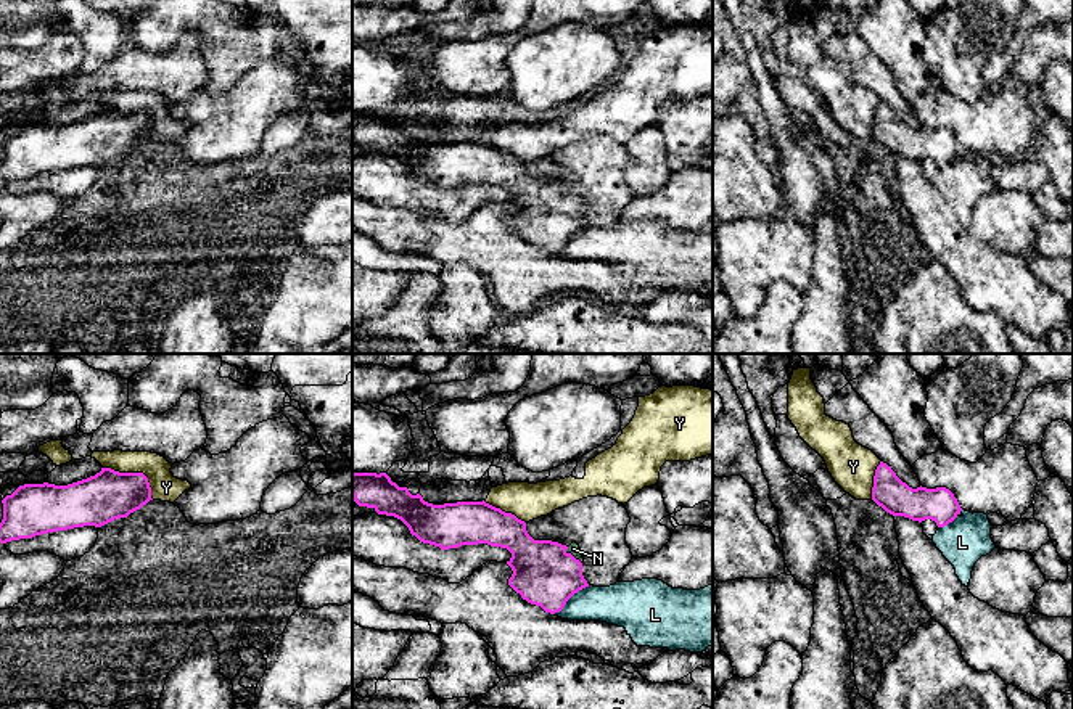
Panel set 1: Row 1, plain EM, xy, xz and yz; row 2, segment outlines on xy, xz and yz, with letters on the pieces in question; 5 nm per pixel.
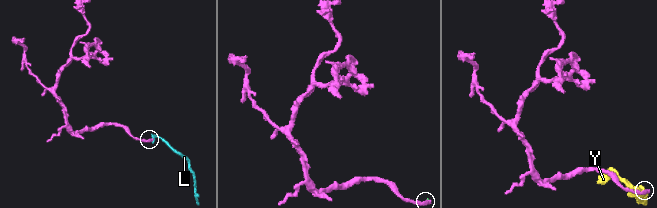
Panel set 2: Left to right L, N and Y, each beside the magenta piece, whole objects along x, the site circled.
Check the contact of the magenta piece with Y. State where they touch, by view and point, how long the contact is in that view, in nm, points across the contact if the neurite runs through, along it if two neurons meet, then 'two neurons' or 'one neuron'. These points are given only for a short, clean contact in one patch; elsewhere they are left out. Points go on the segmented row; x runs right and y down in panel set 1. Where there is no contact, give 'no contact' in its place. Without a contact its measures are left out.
contact xy (135, 473); length 300 nm; border xy (103, 467), (119, 471), (140, 471), (147, 478), (153, 499); two neurons

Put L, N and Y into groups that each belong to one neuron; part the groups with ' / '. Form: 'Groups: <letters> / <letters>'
Groups: L / N / Y

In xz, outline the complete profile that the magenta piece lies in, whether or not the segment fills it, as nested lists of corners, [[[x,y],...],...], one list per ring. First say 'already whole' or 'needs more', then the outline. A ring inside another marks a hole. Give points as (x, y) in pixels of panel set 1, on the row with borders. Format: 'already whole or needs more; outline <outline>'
needs more; outline [[[352,473],[352,500],[359,506],[373,508],[378,514],[401,519],[420,542],[441,550],[478,543],[507,548],[512,553],[507,564],[513,571],[508,585],[545,613],[560,613],[574,593],[590,585],[582,576],[584,558],[576,542],[566,547],[552,540],[534,540],[524,521],[484,500],[433,505],[420,494],[412,495],[407,487],[399,487],[386,473]]]

